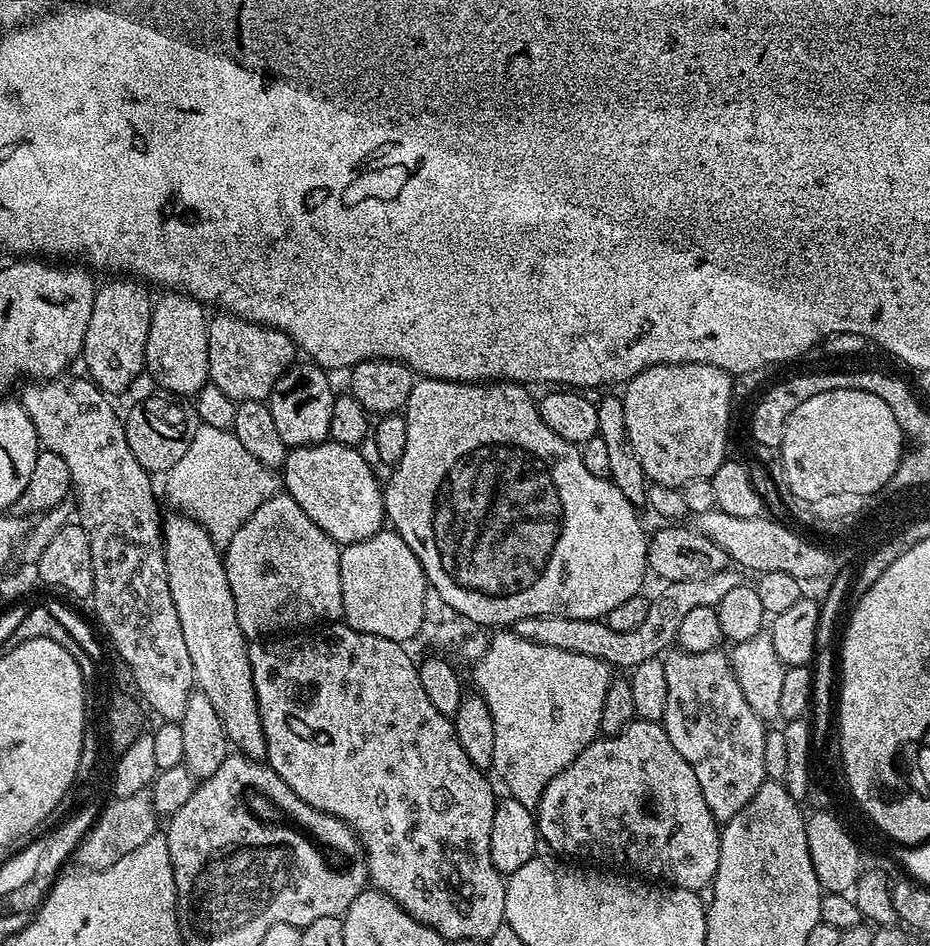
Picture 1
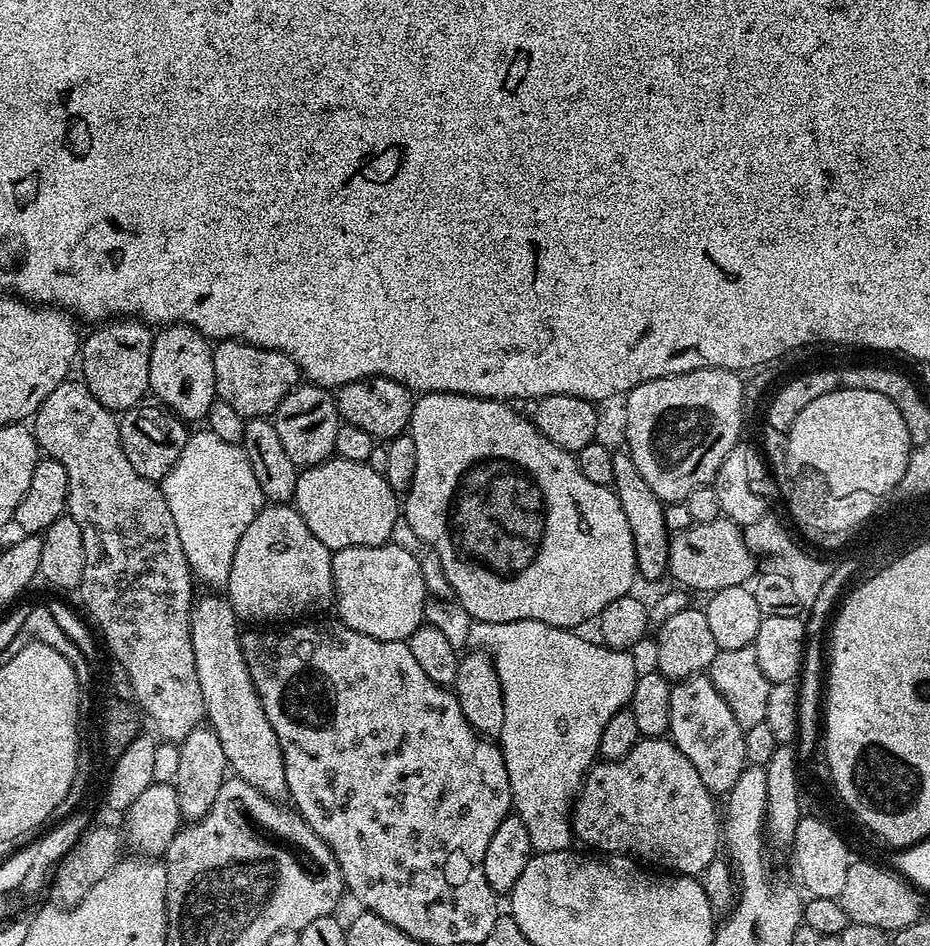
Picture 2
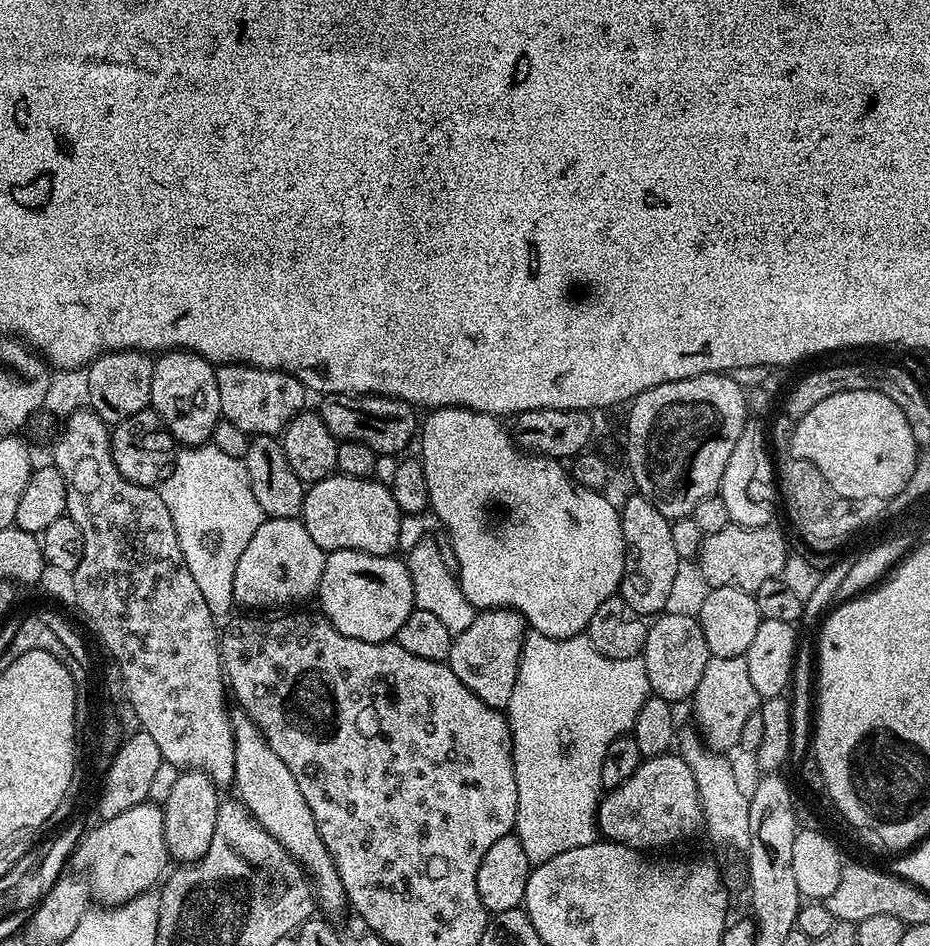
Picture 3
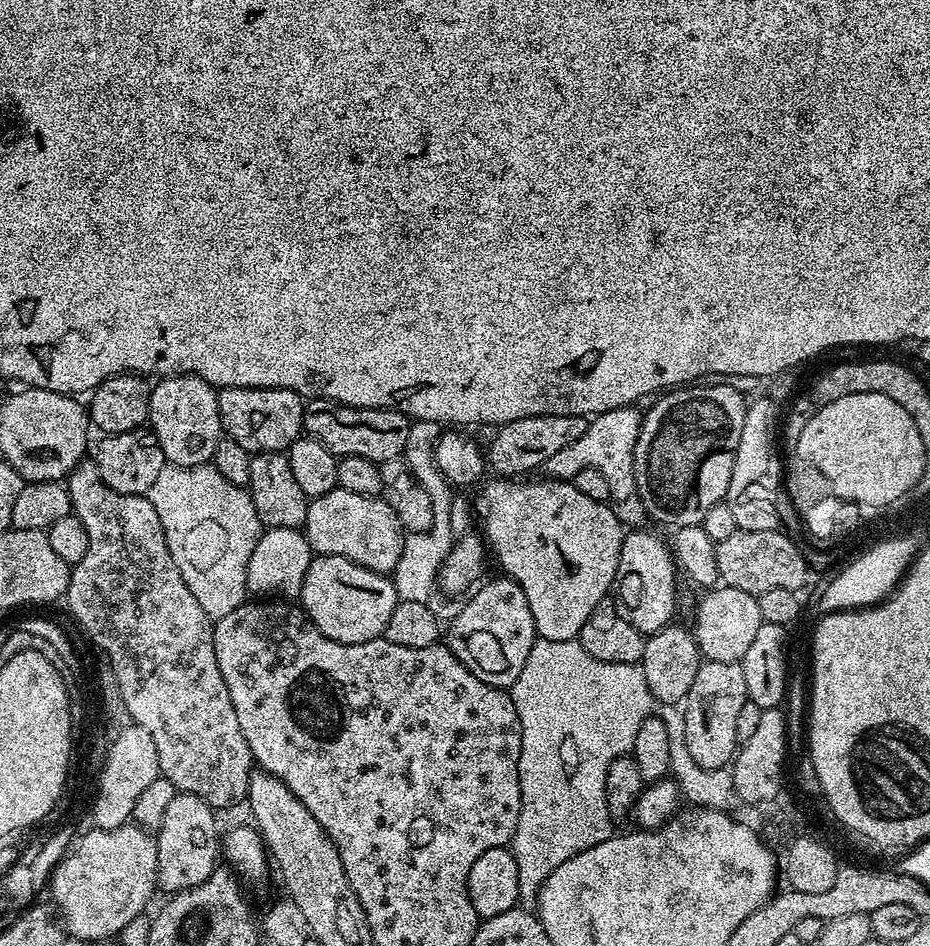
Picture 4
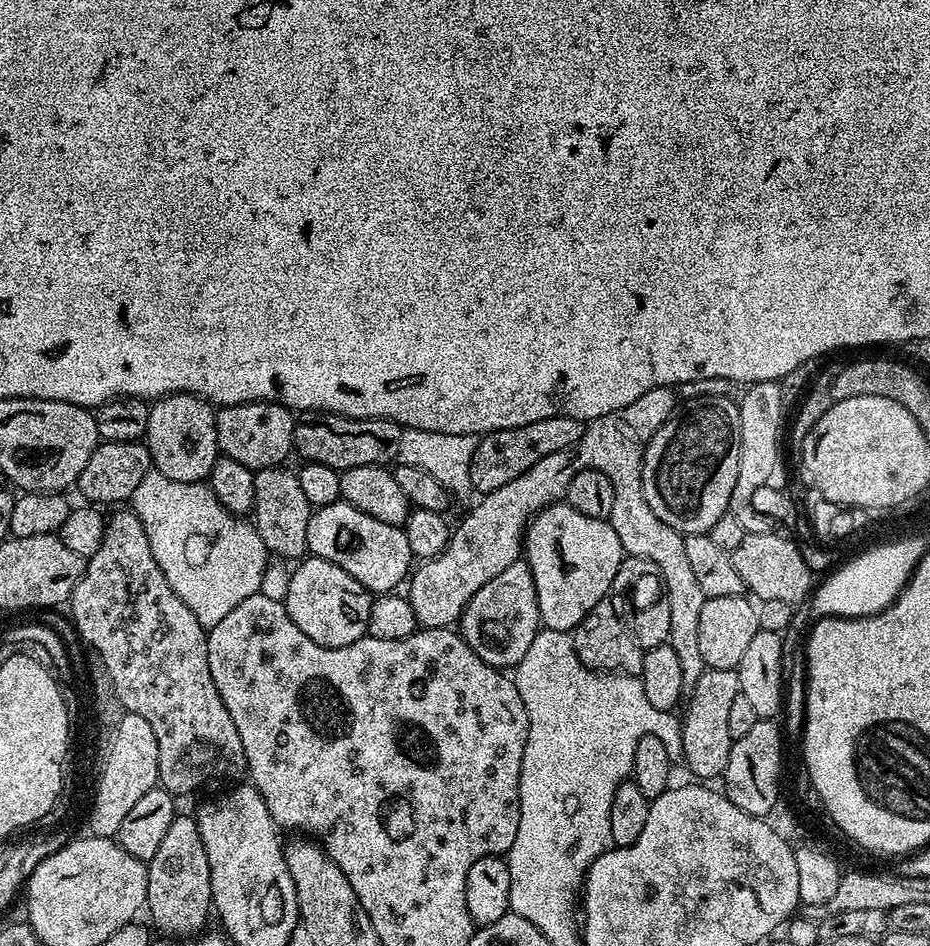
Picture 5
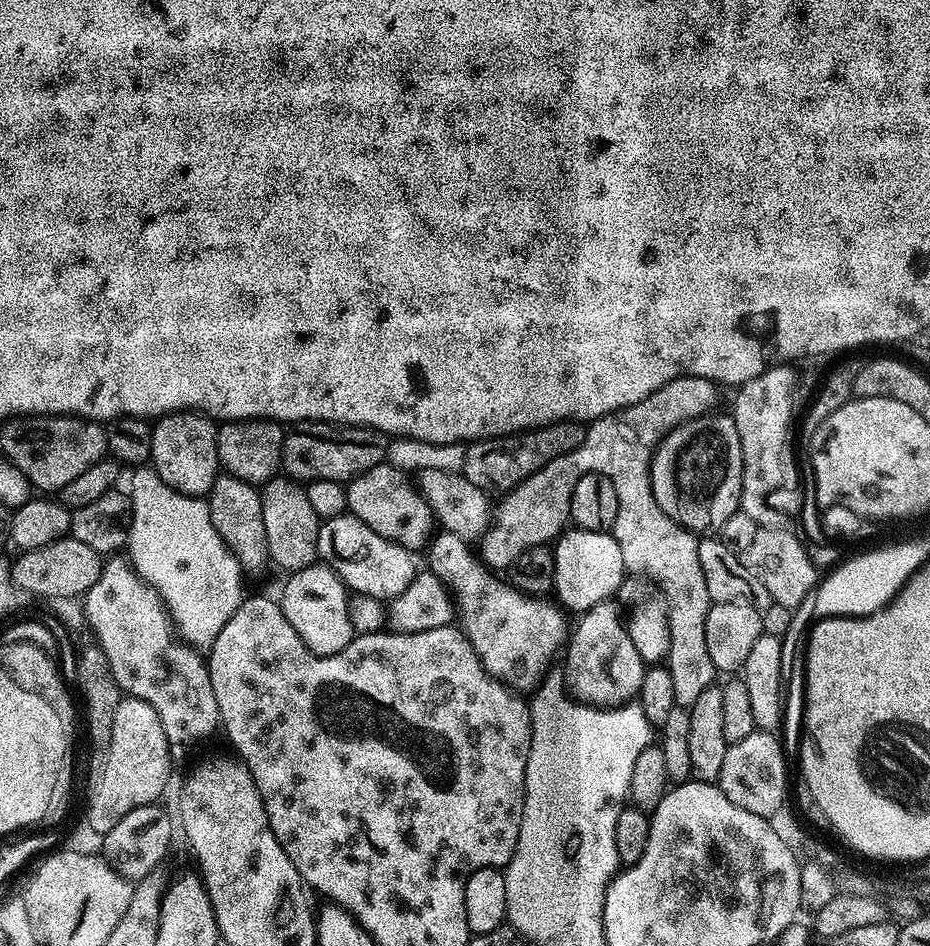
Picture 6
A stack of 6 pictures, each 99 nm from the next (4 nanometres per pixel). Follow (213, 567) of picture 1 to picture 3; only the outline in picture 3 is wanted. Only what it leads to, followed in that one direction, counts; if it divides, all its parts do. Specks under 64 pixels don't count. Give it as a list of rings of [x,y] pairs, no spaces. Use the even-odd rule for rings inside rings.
[[[243,710],[231,713],[234,730],[234,778],[232,784],[243,804],[253,819],[264,831],[280,843],[283,848],[300,861],[305,876],[308,877],[314,893],[315,903],[324,912],[336,912],[345,907],[346,897],[342,878],[336,869],[330,850],[326,850],[326,842],[322,842],[322,834],[318,834],[318,822],[314,822],[314,814],[310,814],[310,806],[306,806],[306,798],[302,798],[302,790],[298,790],[298,782],[294,782],[294,774],[290,774],[290,766],[274,754],[260,733],[259,726],[248,717]]]

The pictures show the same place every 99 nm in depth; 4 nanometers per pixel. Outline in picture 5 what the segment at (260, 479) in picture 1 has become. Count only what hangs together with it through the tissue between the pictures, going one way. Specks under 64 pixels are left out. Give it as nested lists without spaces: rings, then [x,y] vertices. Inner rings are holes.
[[[150,471],[142,478],[138,490],[134,490],[130,501],[131,511],[142,522],[146,534],[150,538],[150,550],[154,550],[154,560],[166,574],[166,582],[190,606],[193,614],[196,604],[232,604],[246,602],[254,593],[261,591],[260,583],[264,580],[264,571],[268,568],[270,553],[258,534],[255,523],[246,521],[237,513],[226,510],[222,502],[207,483],[191,484],[190,482],[174,482],[166,478],[166,474]]]

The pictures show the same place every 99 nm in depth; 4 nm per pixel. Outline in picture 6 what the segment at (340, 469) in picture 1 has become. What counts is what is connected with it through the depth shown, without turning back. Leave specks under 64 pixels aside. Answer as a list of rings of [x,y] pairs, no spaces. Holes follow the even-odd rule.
[[[351,514],[335,516],[321,523],[316,555],[339,574],[345,588],[355,594],[366,594],[385,602],[391,602],[398,594],[402,594],[418,571],[416,560],[412,557],[415,555],[409,549],[382,538],[382,534],[374,534],[366,522]]]

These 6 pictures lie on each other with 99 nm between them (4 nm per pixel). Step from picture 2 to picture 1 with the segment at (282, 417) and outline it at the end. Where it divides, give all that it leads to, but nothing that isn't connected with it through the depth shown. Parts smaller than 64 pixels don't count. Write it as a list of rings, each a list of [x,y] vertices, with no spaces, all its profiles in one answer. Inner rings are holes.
[[[297,362],[287,368],[282,378],[278,378],[266,401],[270,414],[274,417],[274,427],[289,449],[323,444],[329,439],[330,410],[334,406],[337,393],[332,392],[332,384],[328,381],[329,373],[319,363],[307,363]]]

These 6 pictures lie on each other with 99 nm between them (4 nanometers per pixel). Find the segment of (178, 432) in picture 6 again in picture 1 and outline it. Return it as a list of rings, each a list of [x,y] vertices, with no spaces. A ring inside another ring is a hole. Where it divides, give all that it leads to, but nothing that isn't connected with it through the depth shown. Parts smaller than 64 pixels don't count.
[[[171,290],[163,293],[161,300],[157,299],[152,306],[152,317],[150,318],[150,330],[146,334],[146,354],[144,355],[144,366],[147,375],[156,379],[157,389],[171,394],[177,398],[195,398],[202,390],[202,386],[209,384],[208,367],[208,321],[209,313],[204,313],[205,305],[192,296],[185,296],[182,292]]]

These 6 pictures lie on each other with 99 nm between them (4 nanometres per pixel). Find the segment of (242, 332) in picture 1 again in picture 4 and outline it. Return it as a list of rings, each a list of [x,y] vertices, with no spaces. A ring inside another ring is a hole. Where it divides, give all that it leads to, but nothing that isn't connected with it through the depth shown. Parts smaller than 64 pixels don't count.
[[[222,388],[216,393],[223,435],[250,453],[282,452],[304,432],[305,401],[294,390],[271,388]]]

